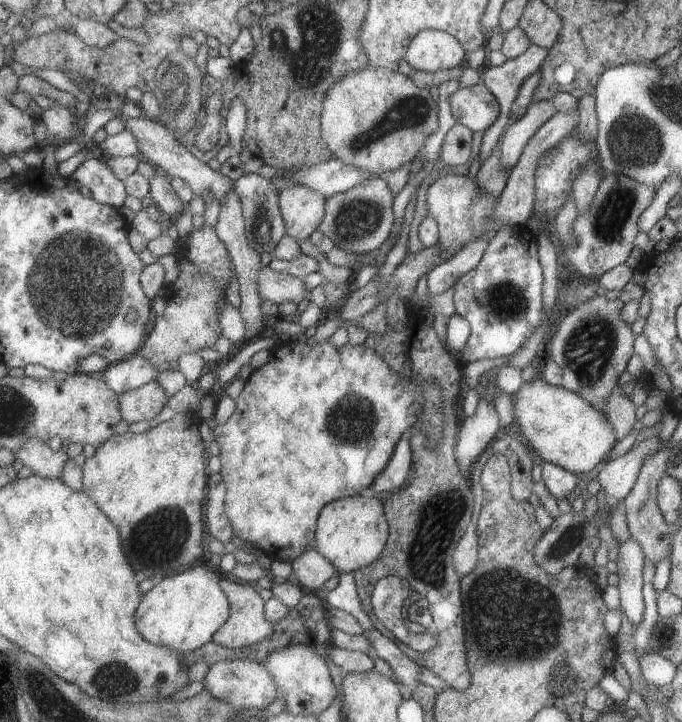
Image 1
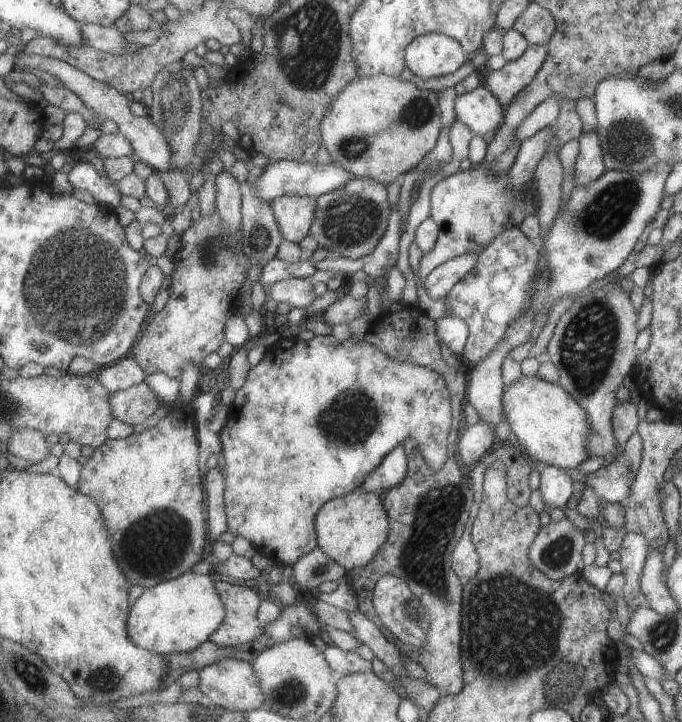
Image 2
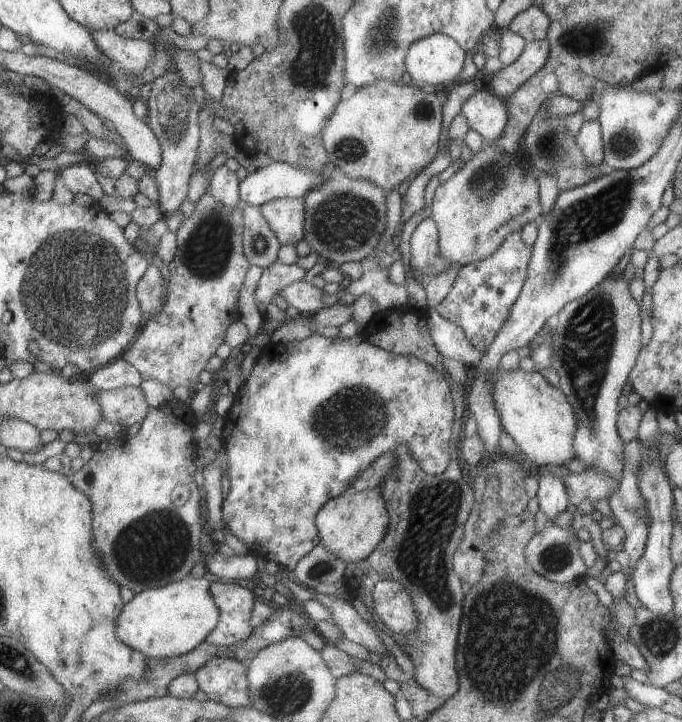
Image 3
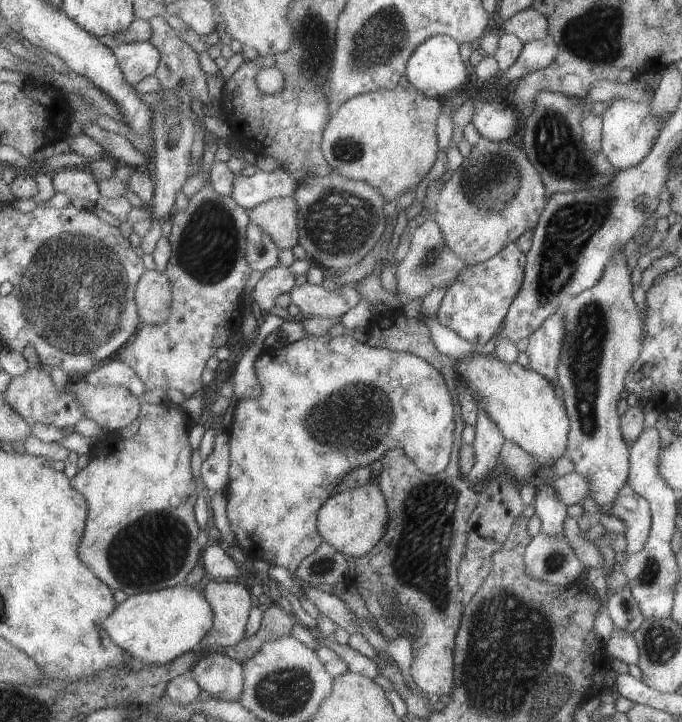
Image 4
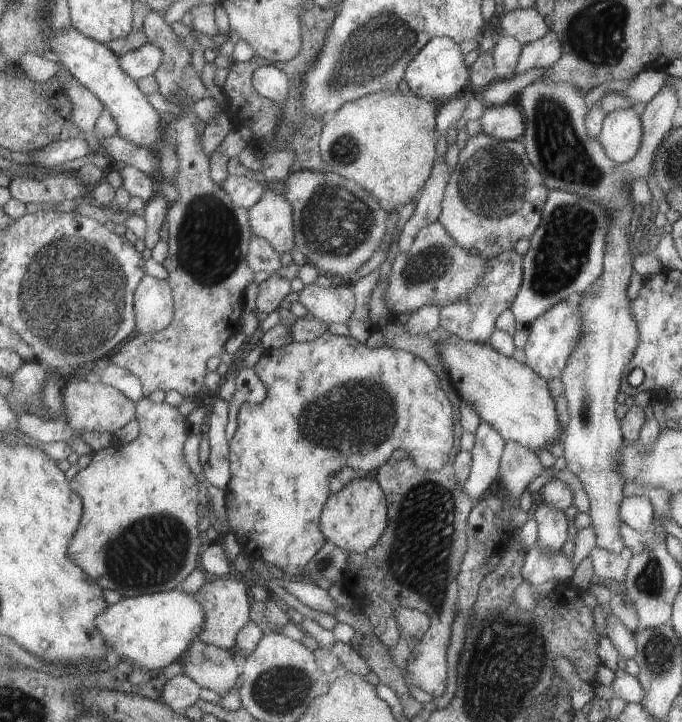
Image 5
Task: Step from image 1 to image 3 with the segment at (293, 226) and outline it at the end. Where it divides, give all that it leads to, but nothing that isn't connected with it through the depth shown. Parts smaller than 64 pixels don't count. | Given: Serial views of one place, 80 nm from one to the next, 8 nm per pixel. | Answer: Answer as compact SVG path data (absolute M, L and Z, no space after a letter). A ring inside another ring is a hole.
M283 197L259 205L259 212L267 220L279 245L294 245L303 239L305 212L302 198Z

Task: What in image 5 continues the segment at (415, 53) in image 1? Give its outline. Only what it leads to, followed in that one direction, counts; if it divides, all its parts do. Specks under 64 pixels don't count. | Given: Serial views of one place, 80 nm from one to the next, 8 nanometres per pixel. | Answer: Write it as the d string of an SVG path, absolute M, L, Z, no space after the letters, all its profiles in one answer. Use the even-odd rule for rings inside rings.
M446 37L431 38L421 50L413 56L404 71L404 80L409 87L409 93L438 104L444 101L456 101L458 93L462 94L469 86L469 68L465 66L464 55L457 43Z

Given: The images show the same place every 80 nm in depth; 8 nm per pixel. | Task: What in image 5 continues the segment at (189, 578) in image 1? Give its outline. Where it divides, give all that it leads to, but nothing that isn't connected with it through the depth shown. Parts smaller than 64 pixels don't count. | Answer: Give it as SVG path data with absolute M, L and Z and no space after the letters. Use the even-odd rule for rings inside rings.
M178 588L135 597L121 597L116 604L107 605L105 612L97 614L94 624L101 632L105 644L115 652L117 660L127 660L141 670L160 670L180 659L186 653L189 644L197 639L205 624L205 612L191 594L185 594Z

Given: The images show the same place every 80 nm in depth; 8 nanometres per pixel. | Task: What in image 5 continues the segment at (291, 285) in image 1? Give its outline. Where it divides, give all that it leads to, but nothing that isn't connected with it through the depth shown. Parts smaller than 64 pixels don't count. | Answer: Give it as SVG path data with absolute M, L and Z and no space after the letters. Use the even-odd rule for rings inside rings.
M339 282L338 286L328 288L312 283L304 285L297 295L297 302L307 310L307 316L312 316L327 325L345 324L355 304L353 288L349 282Z

